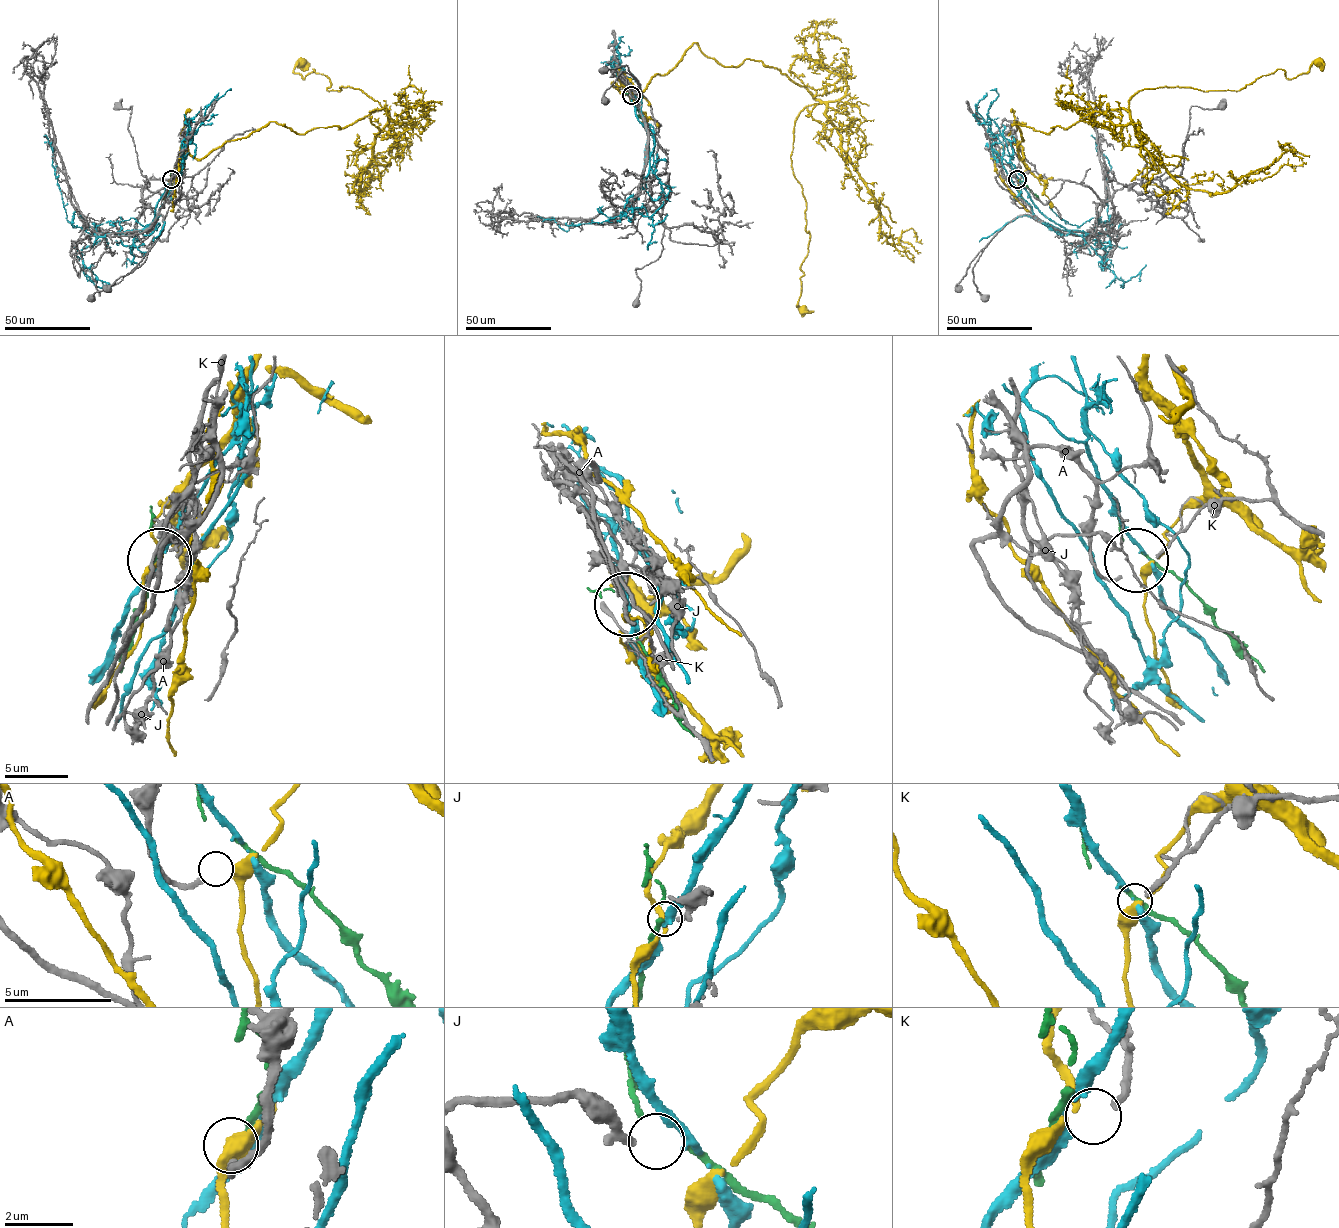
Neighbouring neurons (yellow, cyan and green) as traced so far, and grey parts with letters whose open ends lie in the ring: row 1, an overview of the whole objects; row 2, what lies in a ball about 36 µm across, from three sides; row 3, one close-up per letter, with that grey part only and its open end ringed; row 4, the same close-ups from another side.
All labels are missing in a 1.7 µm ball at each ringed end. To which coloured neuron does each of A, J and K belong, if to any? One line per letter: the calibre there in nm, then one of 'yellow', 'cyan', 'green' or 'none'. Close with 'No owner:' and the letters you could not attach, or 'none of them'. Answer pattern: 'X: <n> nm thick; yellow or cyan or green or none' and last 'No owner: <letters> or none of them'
A: 200 nm thick; none
J: 260 nm thick; green
K: 200 nm thick; none
No owner: A, K

